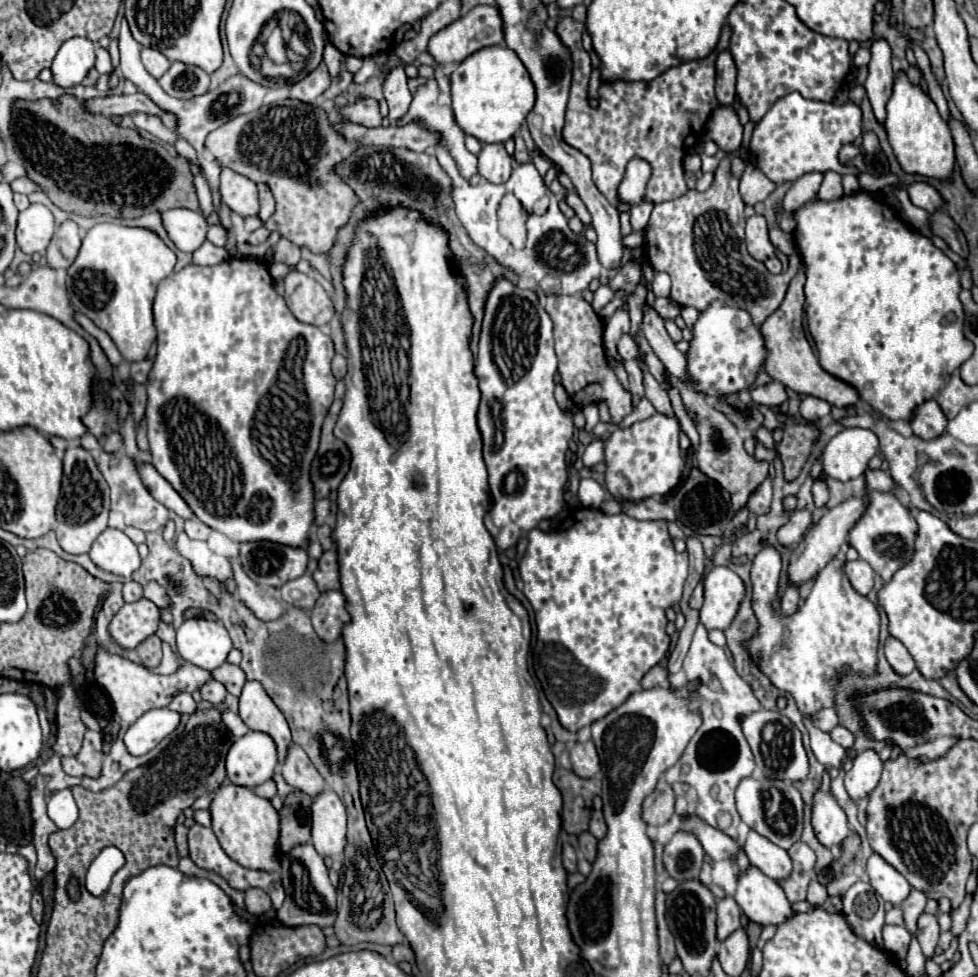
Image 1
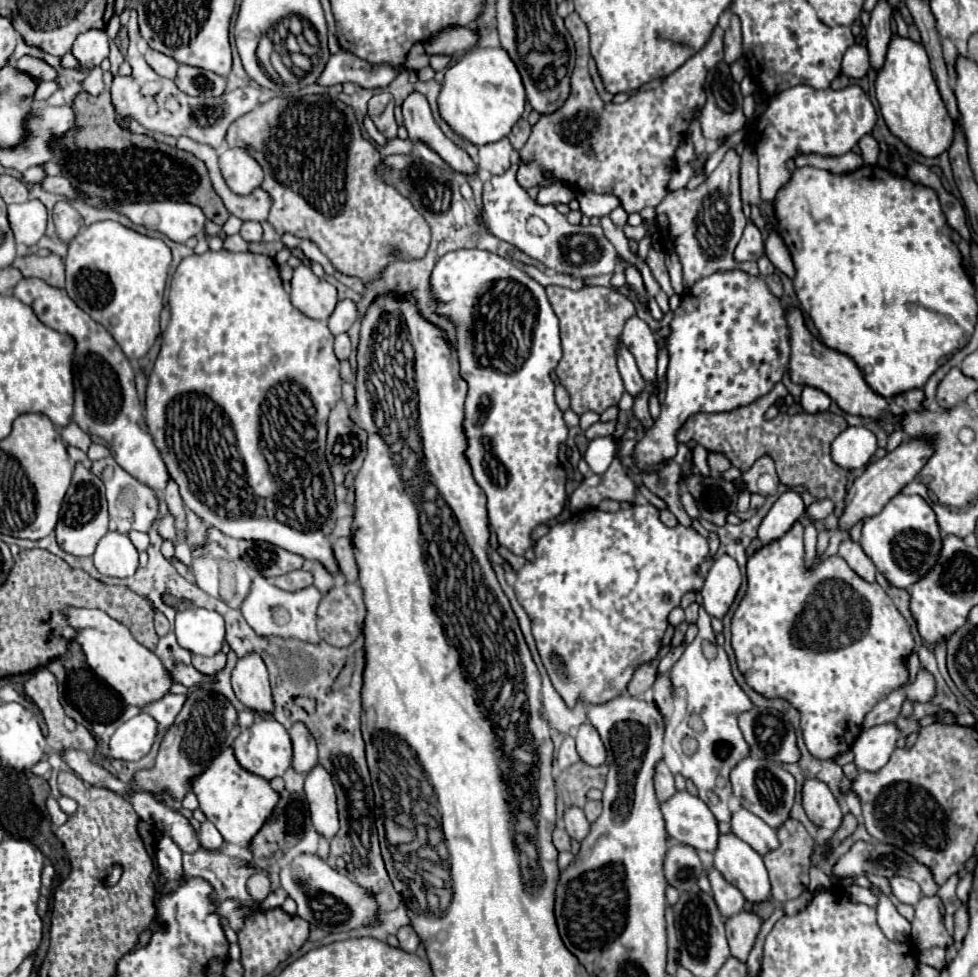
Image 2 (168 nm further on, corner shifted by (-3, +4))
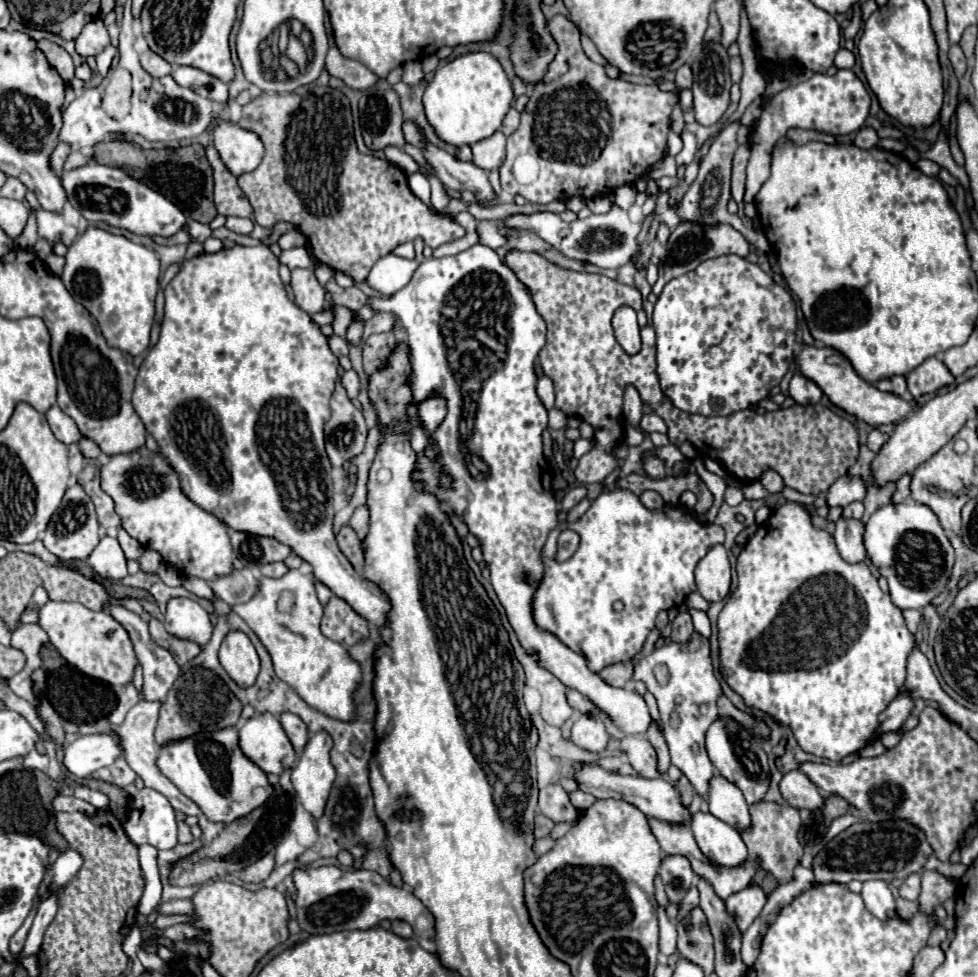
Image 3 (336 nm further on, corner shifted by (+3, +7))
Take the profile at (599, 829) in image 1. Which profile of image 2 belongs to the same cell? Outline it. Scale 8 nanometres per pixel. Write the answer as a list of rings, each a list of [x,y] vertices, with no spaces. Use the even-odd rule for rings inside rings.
[[[586,801],[584,805],[584,813],[586,813],[586,819],[592,823],[598,819],[598,815],[602,813],[602,803],[600,801]]]

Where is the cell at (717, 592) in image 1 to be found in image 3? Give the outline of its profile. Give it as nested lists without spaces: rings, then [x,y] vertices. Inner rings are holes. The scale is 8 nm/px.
[[[722,544],[714,546],[696,566],[696,590],[708,602],[720,602],[730,590],[730,562]]]

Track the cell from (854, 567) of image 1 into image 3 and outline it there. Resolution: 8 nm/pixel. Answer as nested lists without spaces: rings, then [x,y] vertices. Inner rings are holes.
[[[840,518],[836,522],[834,544],[836,544],[840,556],[848,564],[858,564],[858,562],[866,560],[866,548],[862,544],[862,532],[864,532],[864,526],[858,520]]]

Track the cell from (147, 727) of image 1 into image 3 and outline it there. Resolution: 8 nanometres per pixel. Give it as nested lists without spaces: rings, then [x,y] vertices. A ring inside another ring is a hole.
[[[116,730],[88,734],[72,744],[64,752],[64,766],[78,778],[88,778],[92,772],[110,766],[116,758],[122,756],[120,736]]]

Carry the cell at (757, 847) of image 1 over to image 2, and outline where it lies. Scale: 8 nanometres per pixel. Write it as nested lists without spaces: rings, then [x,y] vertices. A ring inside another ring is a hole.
[[[740,807],[738,811],[732,813],[730,827],[732,827],[734,835],[738,835],[742,841],[746,841],[760,855],[778,847],[776,831],[772,827],[768,827],[766,823],[762,823],[762,819],[758,819],[758,815],[746,811],[744,807]]]

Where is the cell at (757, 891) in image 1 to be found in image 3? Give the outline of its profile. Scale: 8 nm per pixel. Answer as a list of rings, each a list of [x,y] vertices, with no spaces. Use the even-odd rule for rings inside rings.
[[[694,812],[692,832],[702,854],[718,866],[736,868],[748,862],[748,850],[742,836],[712,814]]]

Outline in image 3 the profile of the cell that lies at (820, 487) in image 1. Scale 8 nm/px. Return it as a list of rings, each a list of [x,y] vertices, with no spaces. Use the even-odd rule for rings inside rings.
[[[852,502],[848,506],[842,508],[842,518],[854,518],[854,520],[862,520],[864,514],[864,504],[862,502]]]

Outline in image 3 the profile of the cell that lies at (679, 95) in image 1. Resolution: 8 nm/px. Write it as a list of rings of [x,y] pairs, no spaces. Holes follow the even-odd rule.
[[[556,14],[554,18],[550,18],[548,22],[548,28],[552,32],[552,36],[556,36],[556,42],[558,42],[558,54],[556,54],[556,60],[552,62],[552,68],[548,68],[548,76],[544,78],[544,84],[536,84],[532,96],[530,96],[530,102],[526,104],[526,110],[522,112],[522,122],[520,122],[520,128],[508,138],[508,154],[506,154],[506,160],[504,164],[500,166],[500,182],[502,182],[502,190],[516,196],[524,196],[528,202],[538,202],[538,204],[548,204],[552,200],[568,200],[572,196],[580,196],[580,198],[592,198],[592,196],[610,196],[614,194],[618,188],[626,186],[626,184],[634,184],[636,180],[640,180],[644,174],[648,174],[652,170],[652,166],[656,162],[660,162],[664,158],[664,152],[666,152],[666,138],[668,138],[668,132],[670,132],[670,114],[672,114],[672,108],[678,104],[678,98],[680,98],[680,92],[686,90],[686,88],[692,88],[692,66],[690,64],[684,64],[676,70],[676,92],[662,92],[658,86],[640,86],[640,84],[630,84],[630,82],[624,82],[624,80],[612,80],[604,74],[602,66],[600,64],[594,64],[586,54],[584,54],[584,48],[580,44],[580,32],[578,28],[562,14]],[[524,154],[530,154],[536,158],[536,166],[538,168],[518,168],[518,156],[524,156]]]

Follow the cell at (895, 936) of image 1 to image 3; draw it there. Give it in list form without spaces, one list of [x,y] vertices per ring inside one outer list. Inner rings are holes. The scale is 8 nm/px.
[[[866,880],[864,888],[860,892],[866,908],[878,918],[878,920],[890,920],[896,916],[894,910],[894,896],[890,892],[890,886],[884,880]]]

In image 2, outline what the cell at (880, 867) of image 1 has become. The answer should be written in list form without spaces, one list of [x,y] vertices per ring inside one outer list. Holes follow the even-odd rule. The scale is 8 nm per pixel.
[[[894,877],[890,879],[892,885],[892,893],[898,897],[900,903],[908,903],[908,905],[916,905],[922,897],[922,891],[918,887],[918,883],[914,883],[912,879],[906,877]]]

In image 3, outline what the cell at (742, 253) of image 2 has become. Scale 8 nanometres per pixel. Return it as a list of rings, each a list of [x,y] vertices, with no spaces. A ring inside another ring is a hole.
[[[680,224],[668,238],[668,252],[660,262],[660,276],[658,282],[654,284],[652,292],[656,296],[662,294],[664,286],[682,274],[688,274],[690,270],[696,270],[698,264],[710,258],[718,258],[724,254],[736,254],[736,256],[746,256],[750,252],[748,240],[734,228],[728,228],[726,224],[720,224],[720,228],[700,228],[700,224]]]

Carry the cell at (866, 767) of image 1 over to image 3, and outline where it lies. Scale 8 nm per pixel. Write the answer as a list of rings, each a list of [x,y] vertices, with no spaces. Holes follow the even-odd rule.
[[[900,694],[896,696],[888,708],[878,716],[878,728],[876,728],[876,736],[882,738],[886,732],[896,732],[904,720],[910,716],[914,700],[908,694]]]

